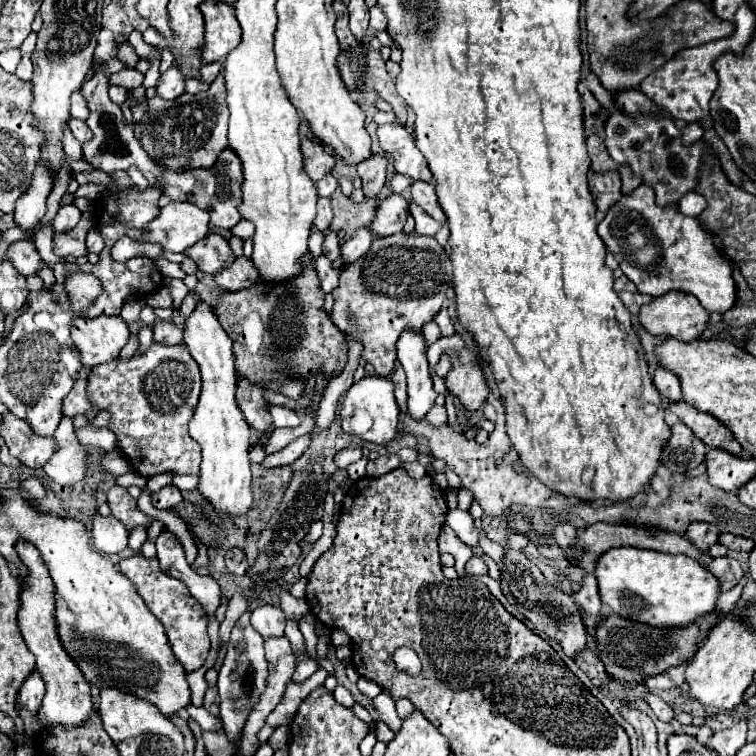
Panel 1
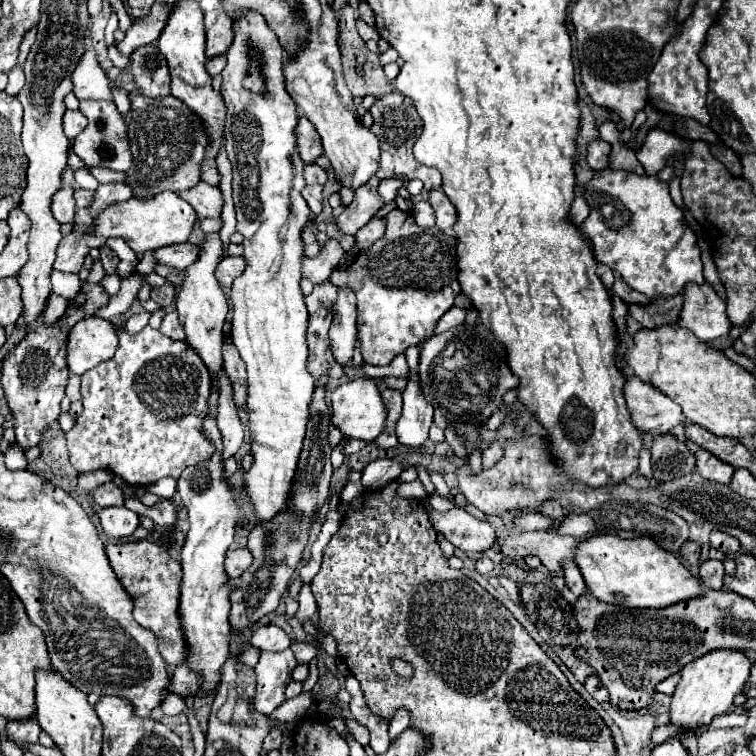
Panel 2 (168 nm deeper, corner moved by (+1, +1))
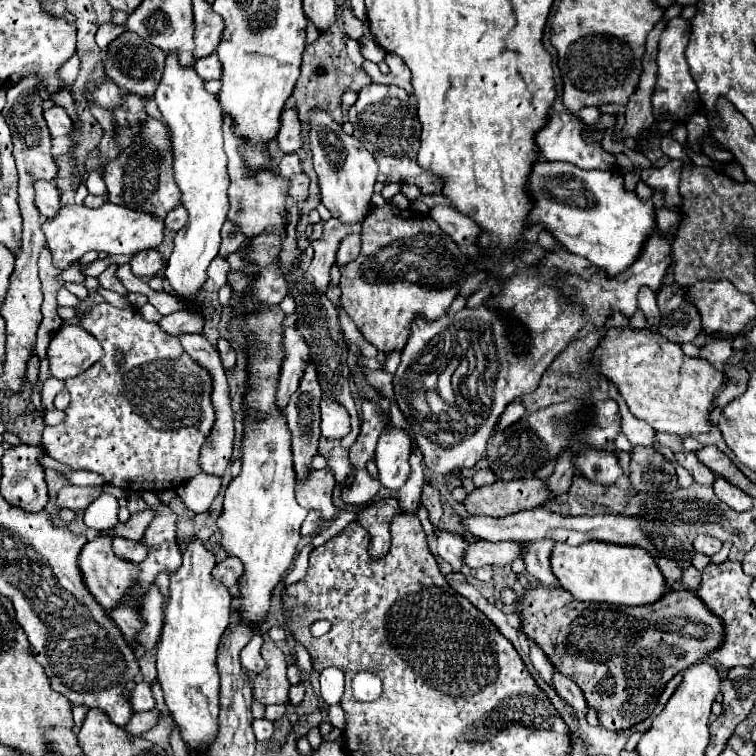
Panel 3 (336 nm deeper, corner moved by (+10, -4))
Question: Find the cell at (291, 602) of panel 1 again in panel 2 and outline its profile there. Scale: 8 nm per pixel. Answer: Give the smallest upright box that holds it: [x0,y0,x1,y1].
[290,642,317,664]

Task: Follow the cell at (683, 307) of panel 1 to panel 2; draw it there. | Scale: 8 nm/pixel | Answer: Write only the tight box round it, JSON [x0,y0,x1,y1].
[679,282,733,342]

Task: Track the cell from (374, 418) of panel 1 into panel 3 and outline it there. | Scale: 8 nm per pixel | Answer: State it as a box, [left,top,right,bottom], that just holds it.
[320,397,350,439]

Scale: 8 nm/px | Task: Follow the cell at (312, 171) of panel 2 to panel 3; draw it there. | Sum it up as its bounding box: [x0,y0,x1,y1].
[278,155,304,177]

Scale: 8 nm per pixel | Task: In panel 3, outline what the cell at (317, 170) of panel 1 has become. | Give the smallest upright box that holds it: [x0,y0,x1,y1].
[278,109,302,153]

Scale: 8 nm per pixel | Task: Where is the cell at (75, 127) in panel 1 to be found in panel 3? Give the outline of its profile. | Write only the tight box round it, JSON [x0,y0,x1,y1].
[44,107,72,137]

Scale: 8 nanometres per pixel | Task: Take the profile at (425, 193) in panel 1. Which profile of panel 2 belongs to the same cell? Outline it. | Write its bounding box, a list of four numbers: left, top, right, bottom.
[429,190,457,230]

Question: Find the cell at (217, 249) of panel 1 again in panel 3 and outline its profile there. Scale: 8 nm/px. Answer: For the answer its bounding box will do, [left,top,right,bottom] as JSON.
[130,251,166,277]

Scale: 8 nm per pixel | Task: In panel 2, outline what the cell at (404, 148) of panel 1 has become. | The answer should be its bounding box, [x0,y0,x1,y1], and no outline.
[369,92,441,190]

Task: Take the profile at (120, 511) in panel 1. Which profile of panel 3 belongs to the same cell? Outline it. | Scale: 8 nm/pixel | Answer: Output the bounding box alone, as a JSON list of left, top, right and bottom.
[58,485,102,511]

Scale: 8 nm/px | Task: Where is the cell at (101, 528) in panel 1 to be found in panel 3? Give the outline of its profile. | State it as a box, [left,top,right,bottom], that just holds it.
[84,493,118,531]

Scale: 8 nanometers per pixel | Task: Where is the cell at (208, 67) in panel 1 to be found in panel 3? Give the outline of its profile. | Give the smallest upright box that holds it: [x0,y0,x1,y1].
[194,55,222,81]

